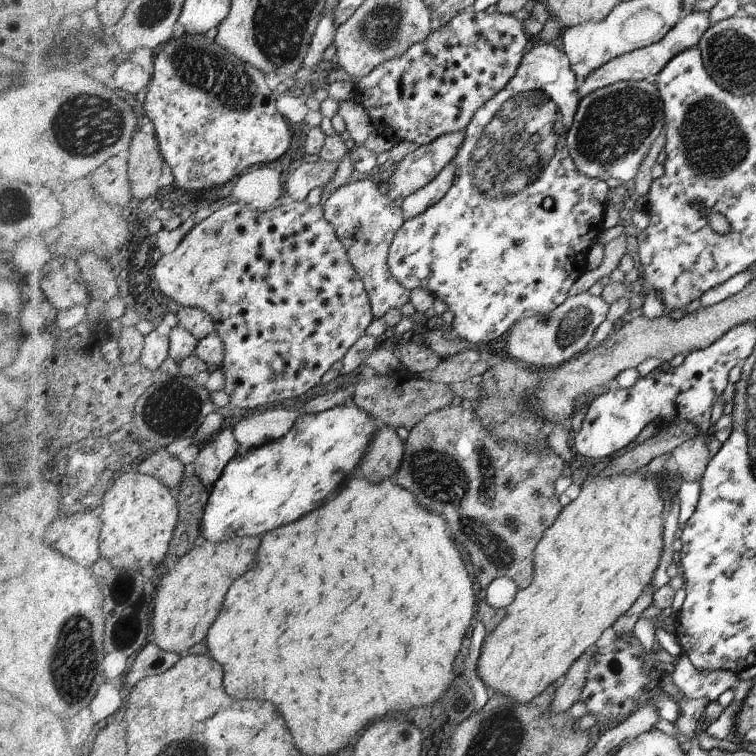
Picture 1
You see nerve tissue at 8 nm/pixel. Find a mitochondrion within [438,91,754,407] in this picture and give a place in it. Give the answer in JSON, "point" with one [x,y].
{"point":[712,143]}

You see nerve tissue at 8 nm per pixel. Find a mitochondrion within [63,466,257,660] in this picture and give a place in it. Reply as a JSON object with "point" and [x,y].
{"point":[131,600]}

